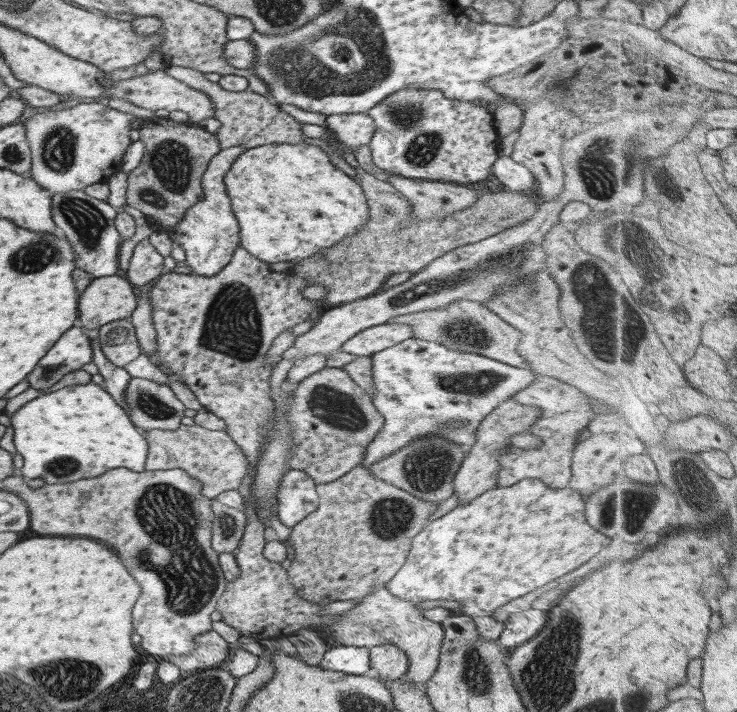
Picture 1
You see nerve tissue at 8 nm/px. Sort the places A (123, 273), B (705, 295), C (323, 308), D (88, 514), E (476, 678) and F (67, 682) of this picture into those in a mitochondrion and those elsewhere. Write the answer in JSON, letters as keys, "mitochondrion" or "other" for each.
{"A":"other","B":"other","C":"other","D":"other","E":"mitochondrion","F":"mitochondrion"}

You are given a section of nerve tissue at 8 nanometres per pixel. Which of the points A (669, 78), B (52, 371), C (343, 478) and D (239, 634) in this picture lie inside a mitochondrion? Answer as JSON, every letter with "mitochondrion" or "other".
{"A":"other","B":"mitochondrion","C":"other","D":"other"}

